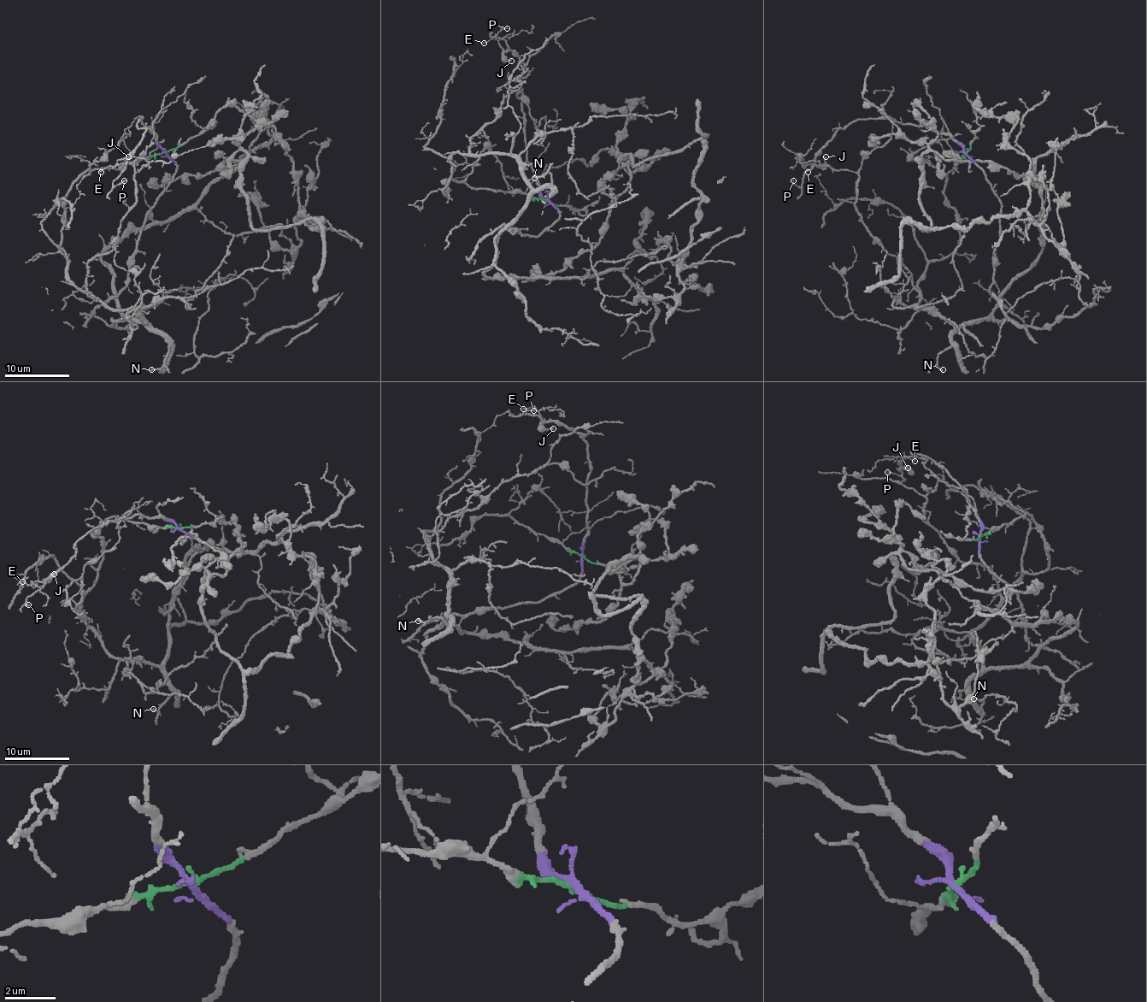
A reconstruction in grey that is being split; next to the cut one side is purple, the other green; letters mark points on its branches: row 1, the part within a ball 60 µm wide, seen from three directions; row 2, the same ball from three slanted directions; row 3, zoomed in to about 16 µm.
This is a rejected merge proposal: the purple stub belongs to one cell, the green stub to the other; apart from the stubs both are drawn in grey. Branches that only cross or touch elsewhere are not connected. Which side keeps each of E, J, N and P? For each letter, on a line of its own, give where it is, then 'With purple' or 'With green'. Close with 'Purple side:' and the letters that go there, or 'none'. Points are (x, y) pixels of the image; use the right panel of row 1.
E: Place: (808, 172). With purple
J: Place: (826, 156). With purple
N: Place: (943, 369). With green
P: Place: (793, 180). With purple
Purple side: E, J, P

